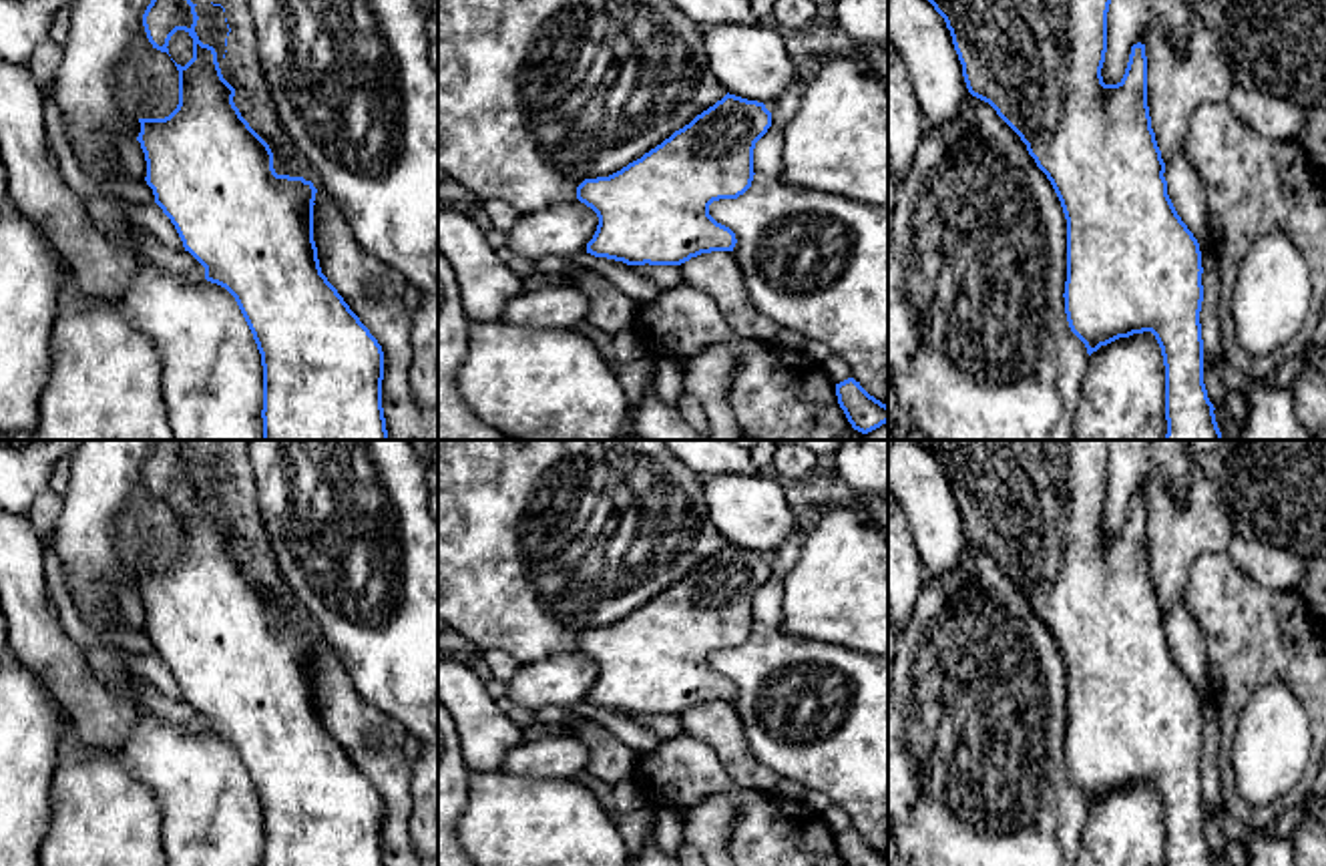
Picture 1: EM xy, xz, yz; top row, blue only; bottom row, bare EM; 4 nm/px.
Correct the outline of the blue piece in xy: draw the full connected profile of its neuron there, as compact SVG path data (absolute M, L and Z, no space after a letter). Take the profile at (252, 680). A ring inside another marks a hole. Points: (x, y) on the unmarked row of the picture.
M155 440L143 464L153 498L169 504L177 480L193 488L193 508L179 520L179 555L165 569L139 569L137 591L147 611L147 635L155 653L175 675L185 701L203 717L205 729L225 737L237 751L261 804L261 866L384 866L382 830L384 802L370 780L350 760L338 739L321 723L313 691L313 651L317 639L303 627L277 625L269 595L249 577L233 553L235 538L223 528L217 502L195 482L197 462L183 440Z

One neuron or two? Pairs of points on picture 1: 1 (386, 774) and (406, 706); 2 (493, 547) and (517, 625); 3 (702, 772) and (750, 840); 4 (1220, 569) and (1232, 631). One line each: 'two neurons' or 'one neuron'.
1: two neurons
2: one neuron
3: one neuron
4: one neuron

